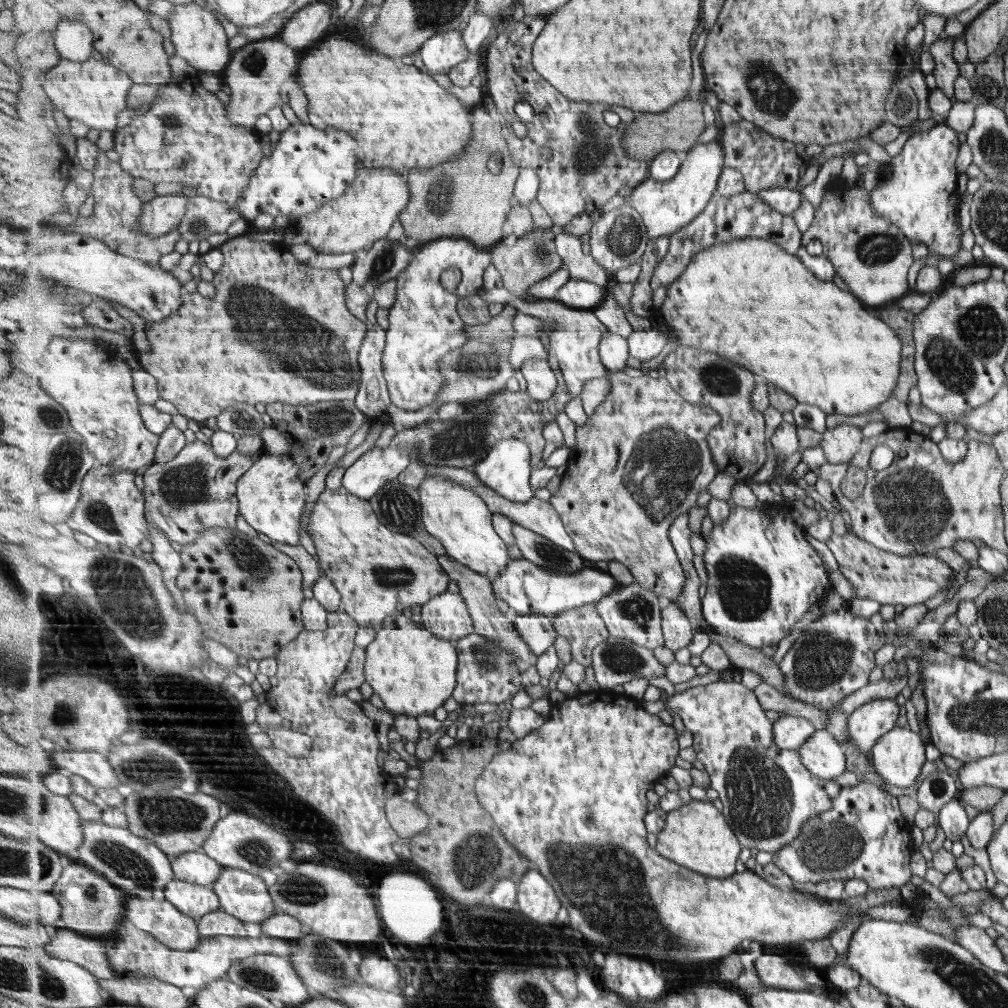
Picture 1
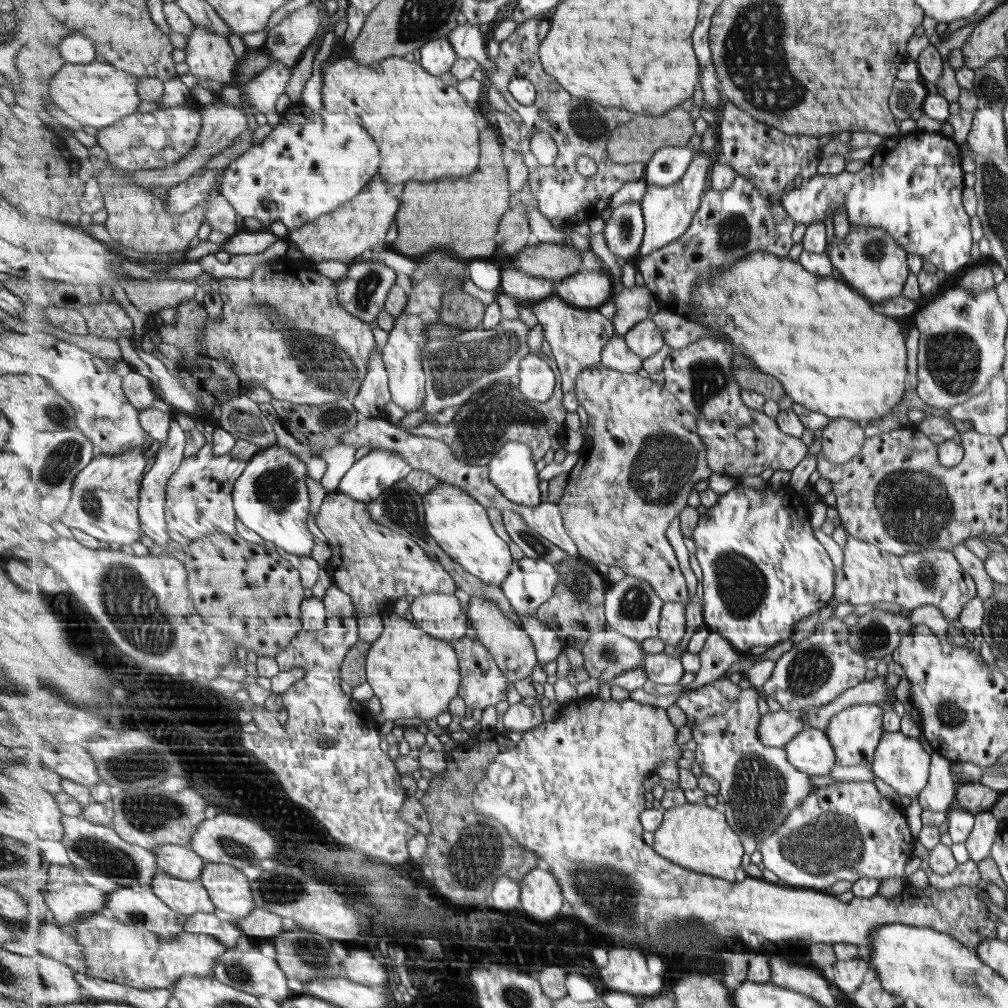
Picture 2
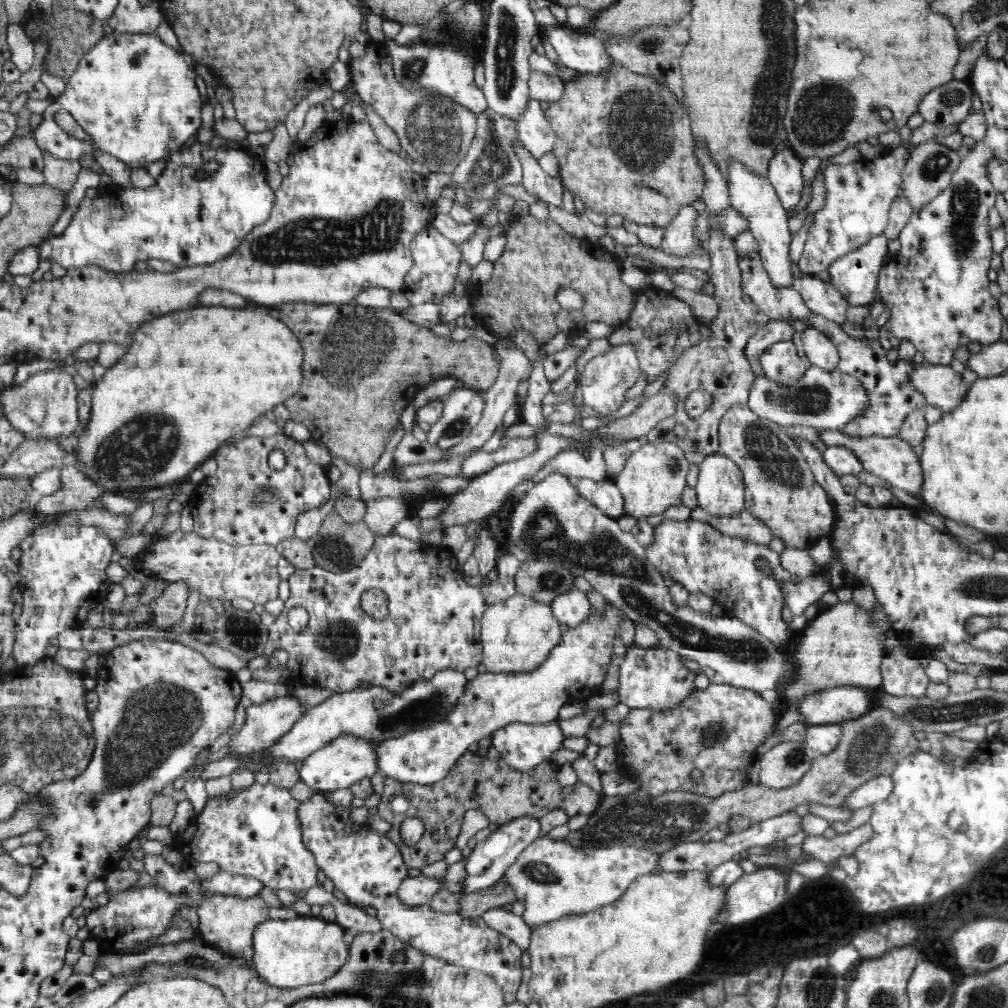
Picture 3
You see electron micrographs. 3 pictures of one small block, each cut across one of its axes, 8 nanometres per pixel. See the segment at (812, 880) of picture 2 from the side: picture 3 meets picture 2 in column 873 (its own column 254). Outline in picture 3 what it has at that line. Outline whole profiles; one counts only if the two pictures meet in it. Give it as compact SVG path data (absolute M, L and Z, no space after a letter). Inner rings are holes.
M271 782L265 785L256 783L250 792L229 791L224 794L224 796L210 798L210 802L206 804L206 808L200 812L198 820L190 826L190 830L188 830L184 836L180 836L180 838L176 840L176 846L178 846L178 850L180 850L182 854L186 854L186 856L190 856L190 858L194 858L194 860L200 860L200 862L218 862L218 864L222 866L222 870L220 871L232 872L232 874L235 875L255 878L259 880L263 886L268 886L268 888L284 889L293 893L310 892L312 888L316 888L316 886L320 886L321 884L318 883L318 865L314 862L314 853L310 853L310 849L306 849L306 845L302 843L302 821L298 821L298 809L294 809L298 806L299 801L292 797L289 790L278 788Z

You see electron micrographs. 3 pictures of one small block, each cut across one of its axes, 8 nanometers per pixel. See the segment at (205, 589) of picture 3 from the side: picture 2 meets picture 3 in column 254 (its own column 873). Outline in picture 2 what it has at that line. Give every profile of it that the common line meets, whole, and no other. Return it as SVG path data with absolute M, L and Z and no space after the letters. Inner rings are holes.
M850 536L843 552L844 565L836 570L834 598L838 604L857 606L887 602L897 604L905 611L921 605L933 605L951 624L959 618L968 601L976 596L976 584L957 563L957 559L953 558L951 551L945 549L929 549L901 557L878 550L869 542Z

